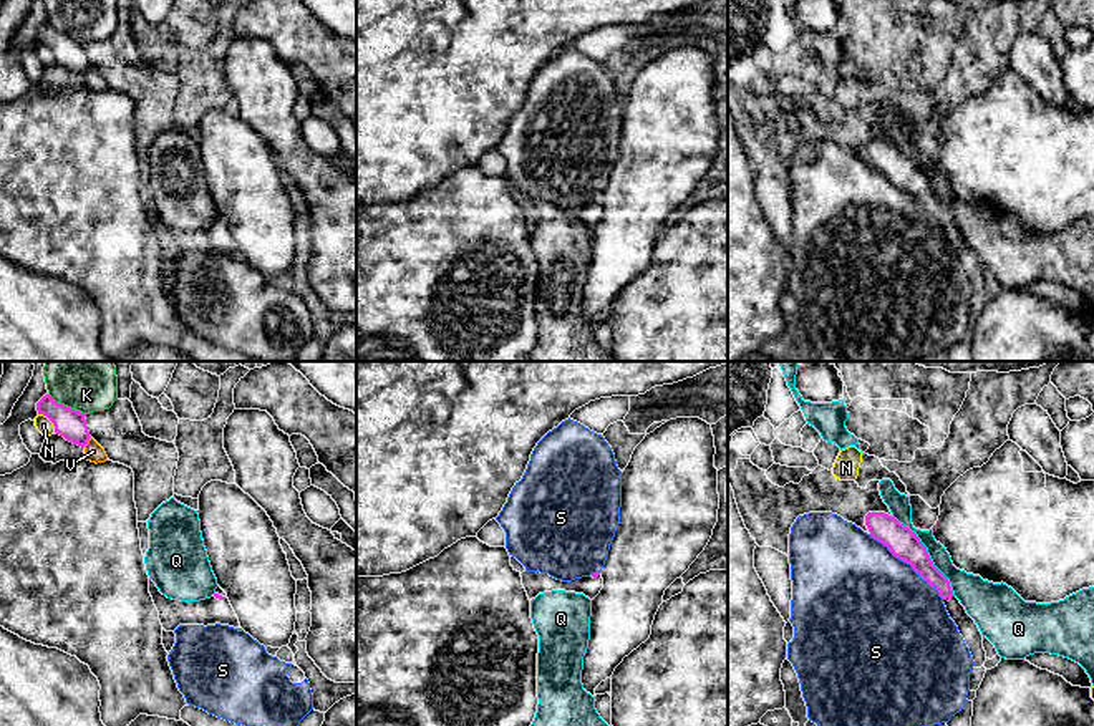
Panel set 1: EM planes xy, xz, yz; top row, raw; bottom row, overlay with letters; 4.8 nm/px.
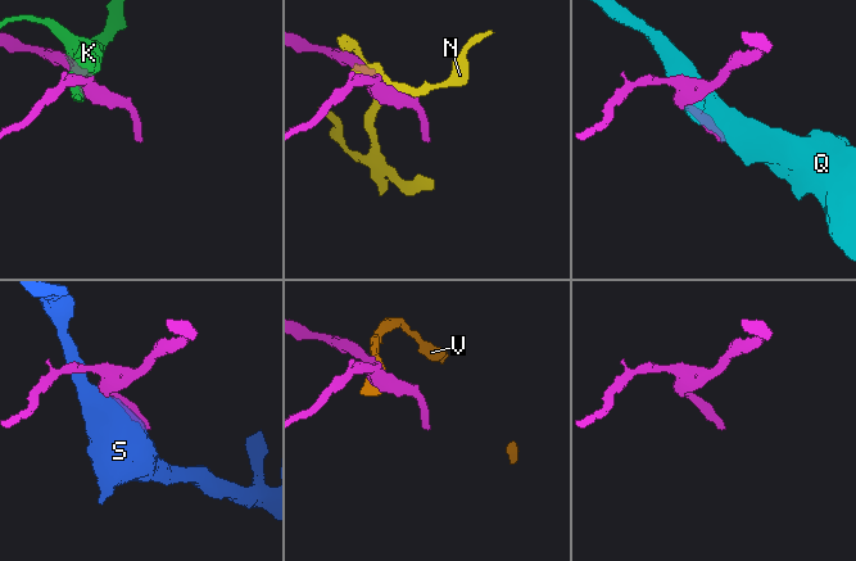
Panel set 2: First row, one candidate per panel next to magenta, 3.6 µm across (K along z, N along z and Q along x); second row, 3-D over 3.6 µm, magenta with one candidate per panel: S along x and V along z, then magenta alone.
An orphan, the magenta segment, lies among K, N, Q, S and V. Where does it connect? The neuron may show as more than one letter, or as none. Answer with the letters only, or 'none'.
none

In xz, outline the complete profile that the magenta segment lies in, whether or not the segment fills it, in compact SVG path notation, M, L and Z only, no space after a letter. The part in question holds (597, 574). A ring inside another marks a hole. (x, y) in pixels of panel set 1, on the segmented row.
M522 572L520 577L529 600L535 598L539 593L552 590L583 593L593 600L603 588L603 578L600 572L592 574L590 577L575 578L572 582L562 582L550 577L549 574L540 572Z

